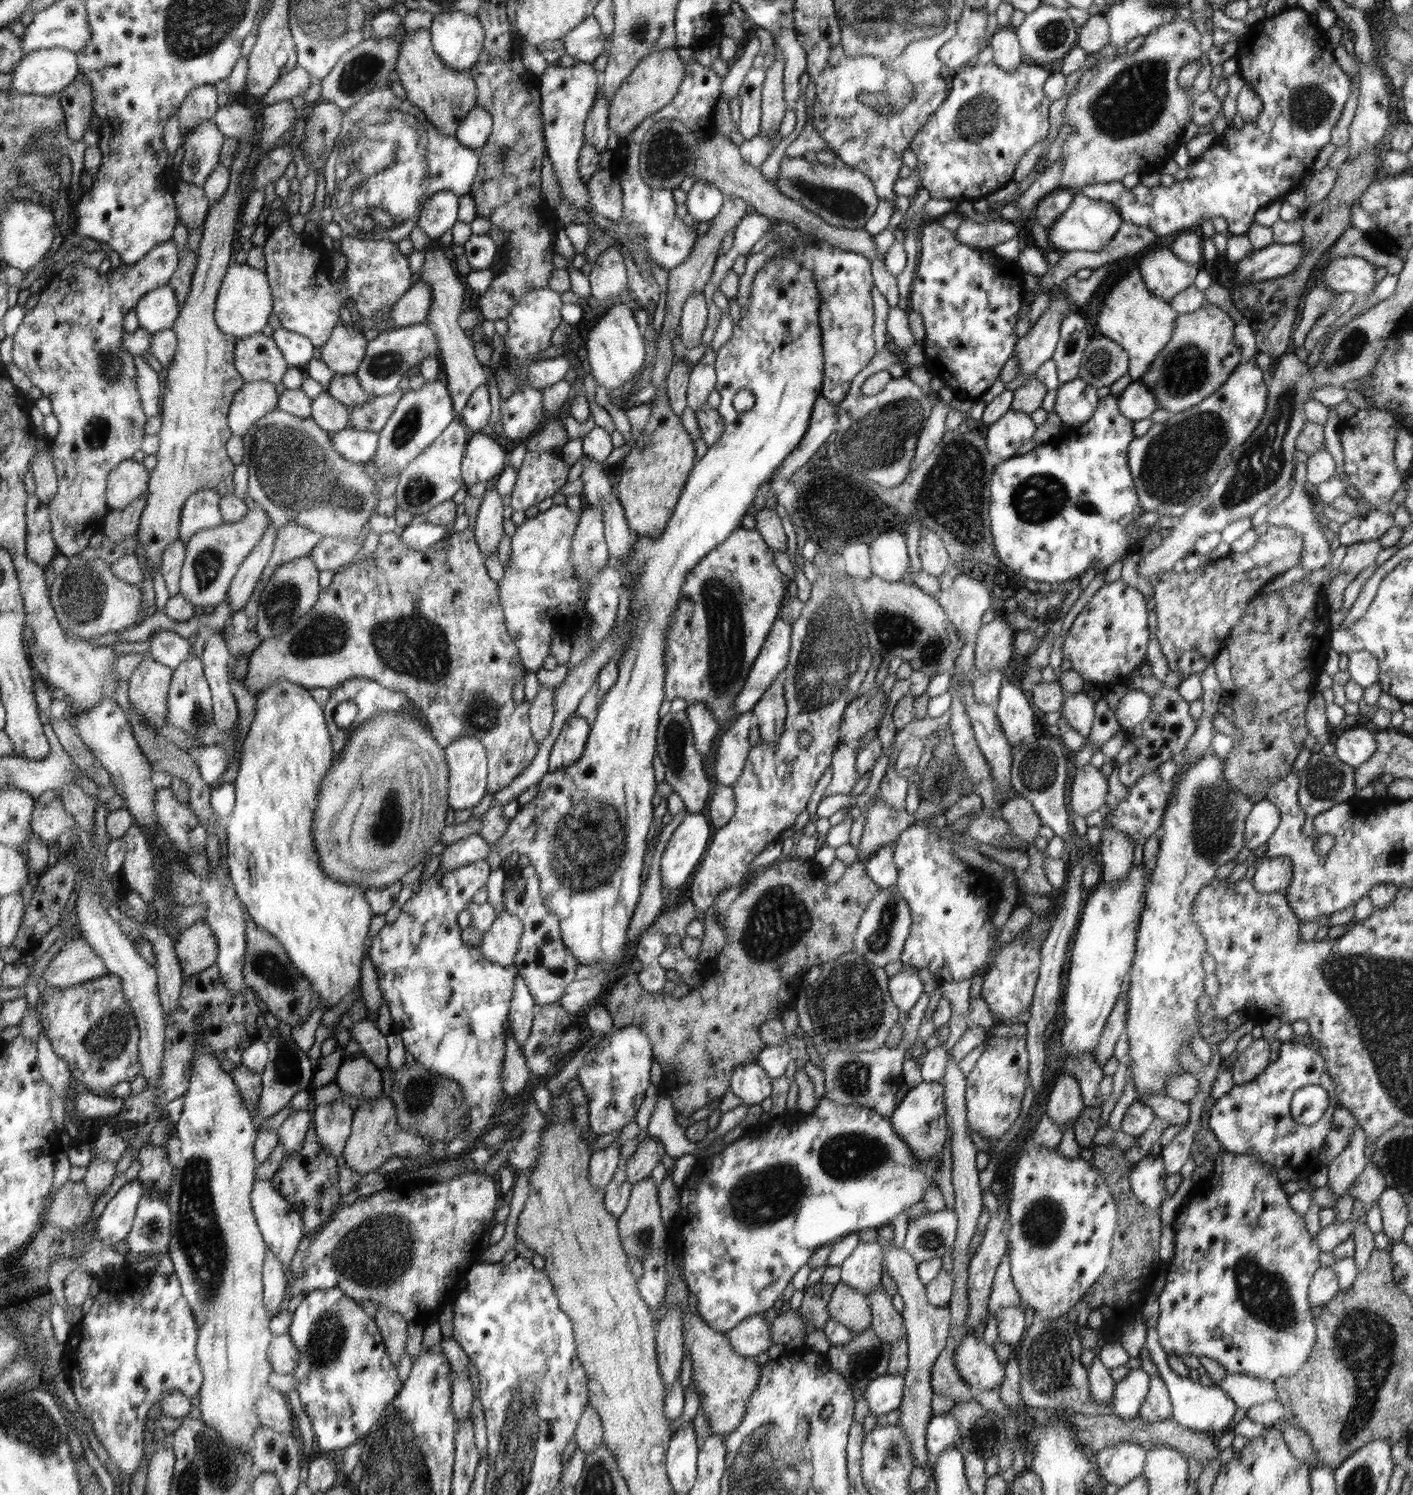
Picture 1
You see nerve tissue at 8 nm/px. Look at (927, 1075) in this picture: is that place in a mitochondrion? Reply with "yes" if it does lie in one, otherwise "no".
no

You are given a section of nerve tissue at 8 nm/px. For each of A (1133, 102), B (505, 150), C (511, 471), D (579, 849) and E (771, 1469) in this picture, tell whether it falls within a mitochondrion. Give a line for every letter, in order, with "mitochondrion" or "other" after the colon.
A: mitochondrion
B: mitochondrion
C: other
D: mitochondrion
E: mitochondrion

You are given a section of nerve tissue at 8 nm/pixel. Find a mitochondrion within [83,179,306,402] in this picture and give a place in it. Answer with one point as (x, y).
(110, 365)

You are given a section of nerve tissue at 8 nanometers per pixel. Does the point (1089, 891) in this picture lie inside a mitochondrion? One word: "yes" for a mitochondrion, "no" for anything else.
no

